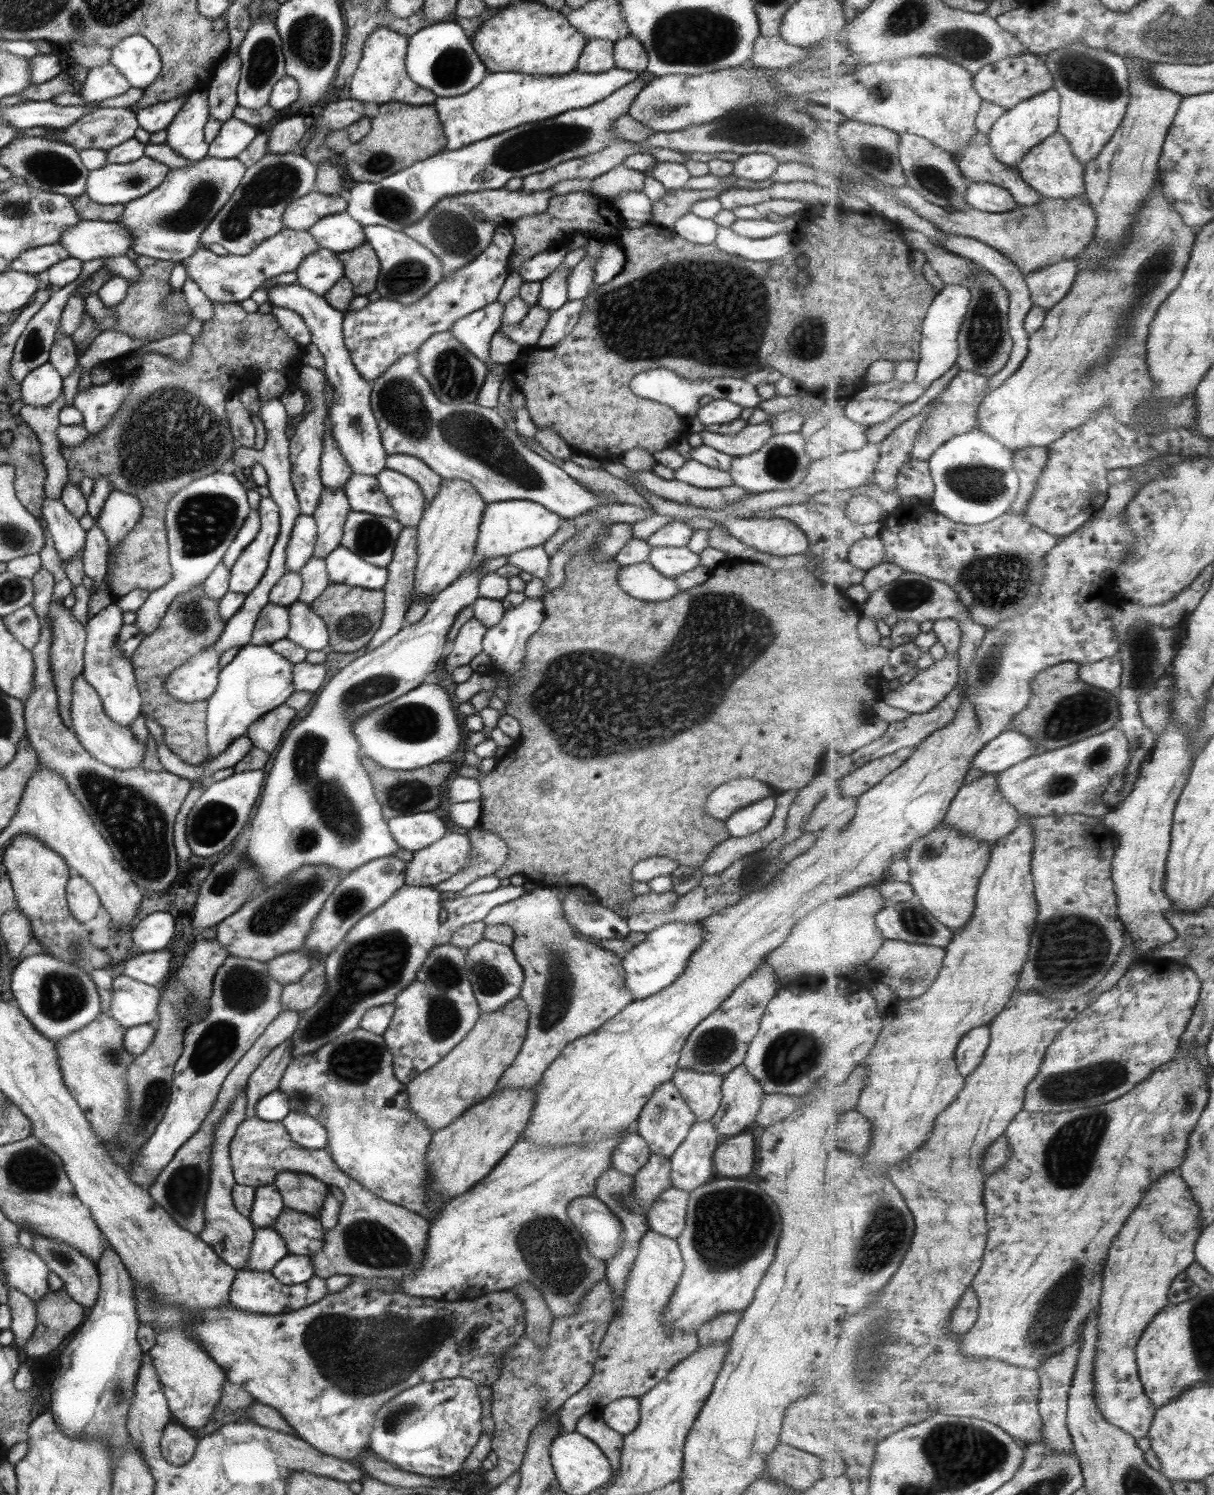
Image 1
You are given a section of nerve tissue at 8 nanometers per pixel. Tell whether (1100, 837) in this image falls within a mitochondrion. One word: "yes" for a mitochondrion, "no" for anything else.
no

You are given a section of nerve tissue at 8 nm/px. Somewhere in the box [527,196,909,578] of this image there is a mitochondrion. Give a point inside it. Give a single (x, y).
(617, 310)

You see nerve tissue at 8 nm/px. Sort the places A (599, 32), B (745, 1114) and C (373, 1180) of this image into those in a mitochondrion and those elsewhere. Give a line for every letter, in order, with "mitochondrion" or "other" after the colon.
A: other
B: other
C: other

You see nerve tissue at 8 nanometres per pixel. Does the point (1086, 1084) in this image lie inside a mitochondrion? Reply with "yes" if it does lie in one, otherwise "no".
yes

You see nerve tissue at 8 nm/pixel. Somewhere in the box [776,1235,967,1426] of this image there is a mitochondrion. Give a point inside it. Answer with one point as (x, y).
(869, 1354)

